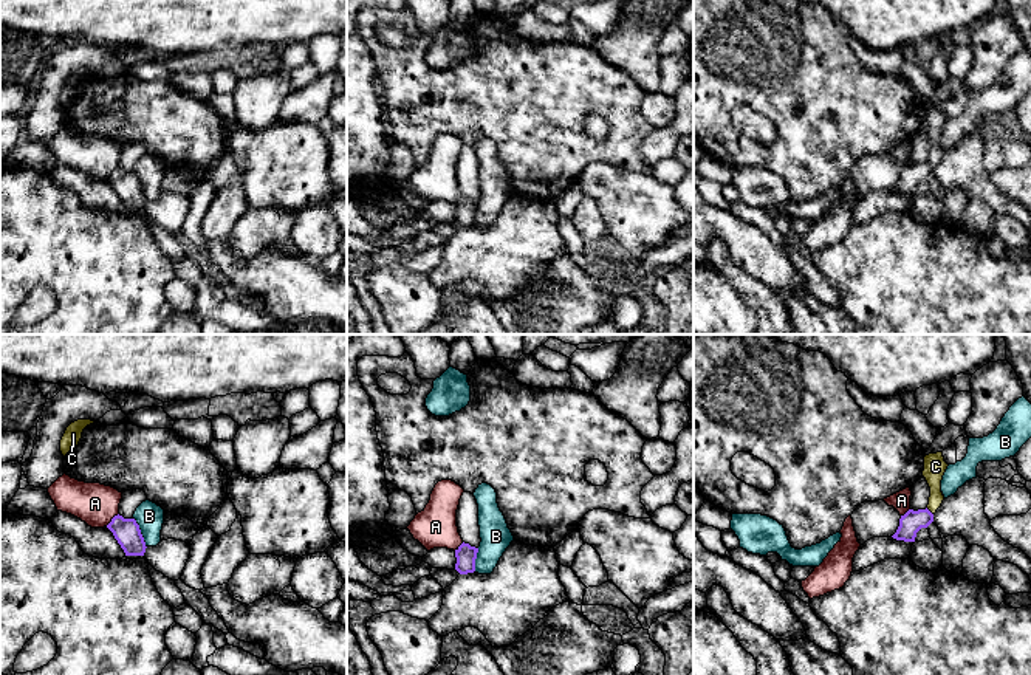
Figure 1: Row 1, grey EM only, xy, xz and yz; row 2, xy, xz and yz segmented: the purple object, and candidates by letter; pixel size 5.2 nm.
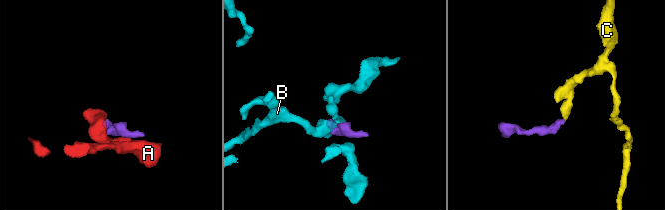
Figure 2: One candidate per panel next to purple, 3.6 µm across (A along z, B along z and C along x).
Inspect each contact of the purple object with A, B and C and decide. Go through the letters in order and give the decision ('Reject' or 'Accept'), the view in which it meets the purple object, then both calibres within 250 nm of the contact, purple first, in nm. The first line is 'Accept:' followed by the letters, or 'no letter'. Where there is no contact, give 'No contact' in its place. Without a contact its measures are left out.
Accept: C
A: Reject. Touches purple in xy. Thickness 140 nm (purple) against 220 nm
B: Reject. Touches purple in xy. Thickness 140 nm (purple) against 150 nm
C: Accept. Touches purple in yz. Thickness 110 nm (purple) against 120 nm

